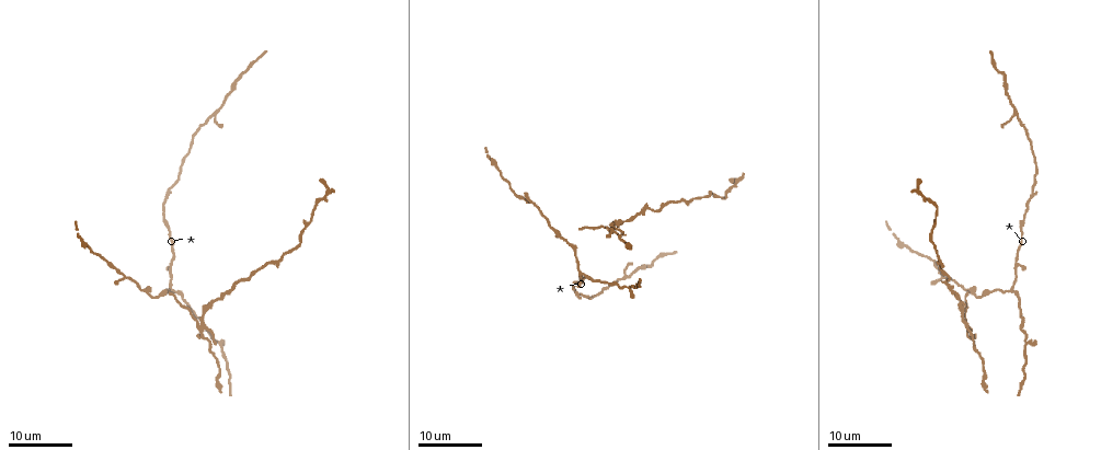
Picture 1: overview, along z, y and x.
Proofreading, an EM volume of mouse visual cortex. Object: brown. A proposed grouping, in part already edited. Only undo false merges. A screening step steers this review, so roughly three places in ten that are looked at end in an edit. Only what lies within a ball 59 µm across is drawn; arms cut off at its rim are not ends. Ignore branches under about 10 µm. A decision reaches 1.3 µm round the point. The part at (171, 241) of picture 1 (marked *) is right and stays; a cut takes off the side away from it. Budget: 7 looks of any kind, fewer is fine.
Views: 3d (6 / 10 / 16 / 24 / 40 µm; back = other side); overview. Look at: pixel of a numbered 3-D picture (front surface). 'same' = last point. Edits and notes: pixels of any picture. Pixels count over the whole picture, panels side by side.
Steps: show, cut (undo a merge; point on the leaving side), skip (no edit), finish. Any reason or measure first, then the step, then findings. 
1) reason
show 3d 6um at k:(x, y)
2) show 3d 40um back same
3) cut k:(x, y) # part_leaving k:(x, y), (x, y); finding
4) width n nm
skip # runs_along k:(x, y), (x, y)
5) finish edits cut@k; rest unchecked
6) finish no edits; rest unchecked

thin neck
show 3d 16um at 1:(1035, 178)

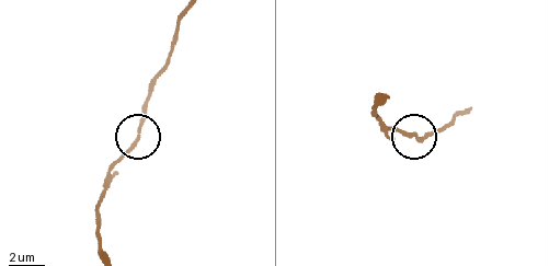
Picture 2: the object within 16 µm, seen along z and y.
show 3d 6um at 2:(139, 129)

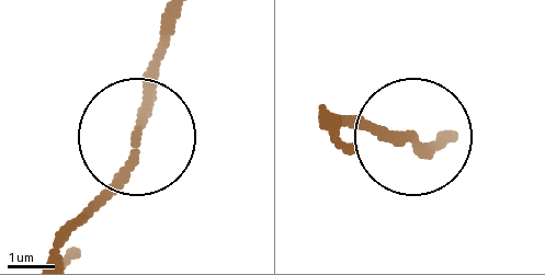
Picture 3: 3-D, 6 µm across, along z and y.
skip # runs_along 3:(58, 248), (145, 130), (160, 39); continuous, no second neuron

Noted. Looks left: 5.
four arms meet
show 3d 24um at 1:(202, 324)

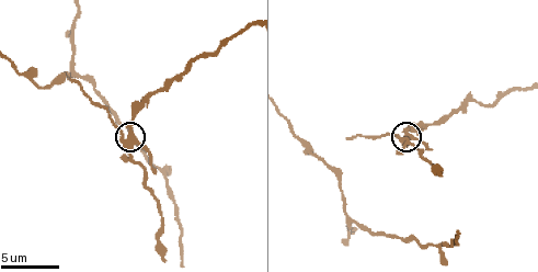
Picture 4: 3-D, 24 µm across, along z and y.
show 3d 6um at 4:(406, 135)

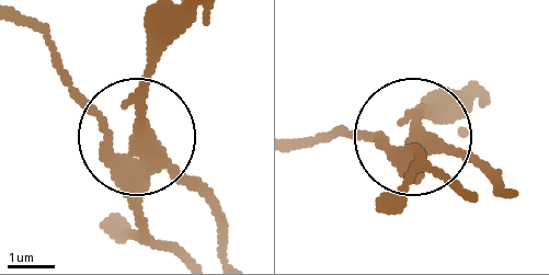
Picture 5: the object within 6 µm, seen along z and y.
side_arm 13 um
cut 5:(141, 95) # part_leaving 5:(150, 153), (150, 62), (173, 27); two neurons meet here

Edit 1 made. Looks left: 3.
show overview

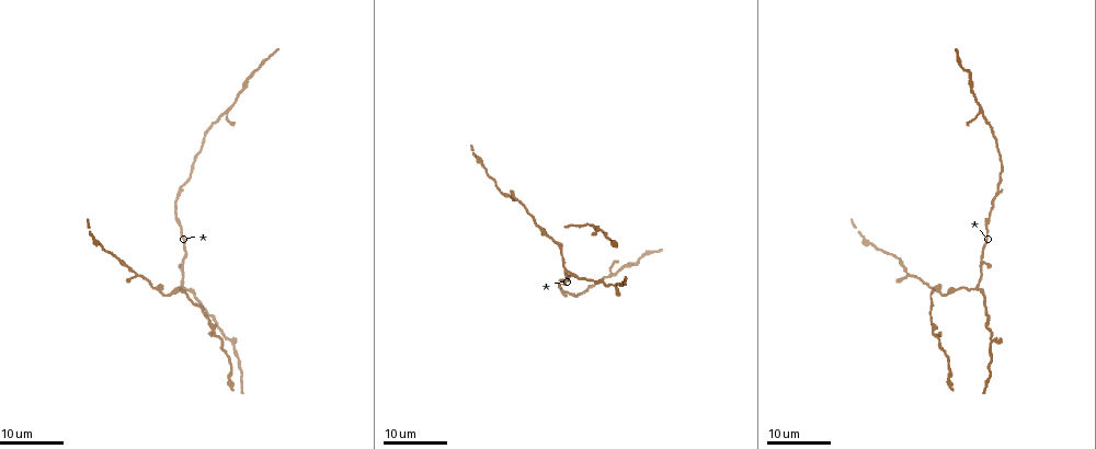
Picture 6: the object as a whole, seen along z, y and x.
three-way junction
show 3d 16um at 6:(565, 270)

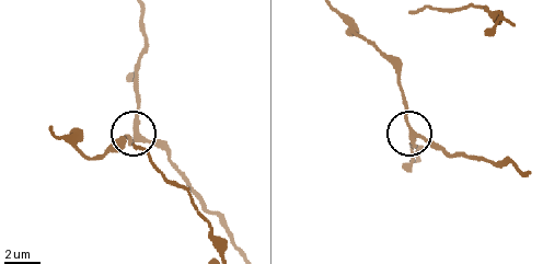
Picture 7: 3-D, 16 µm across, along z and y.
show 3d 6um at 7:(136, 139)

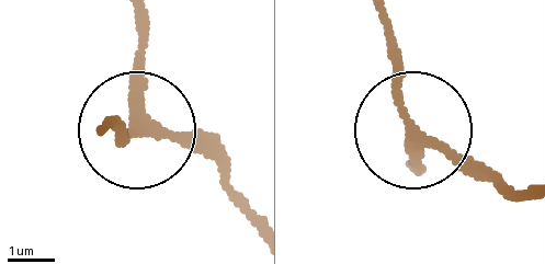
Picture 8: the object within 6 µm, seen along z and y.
skip # all the same neuron

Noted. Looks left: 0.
finish edits cut@5; rest unchecked

